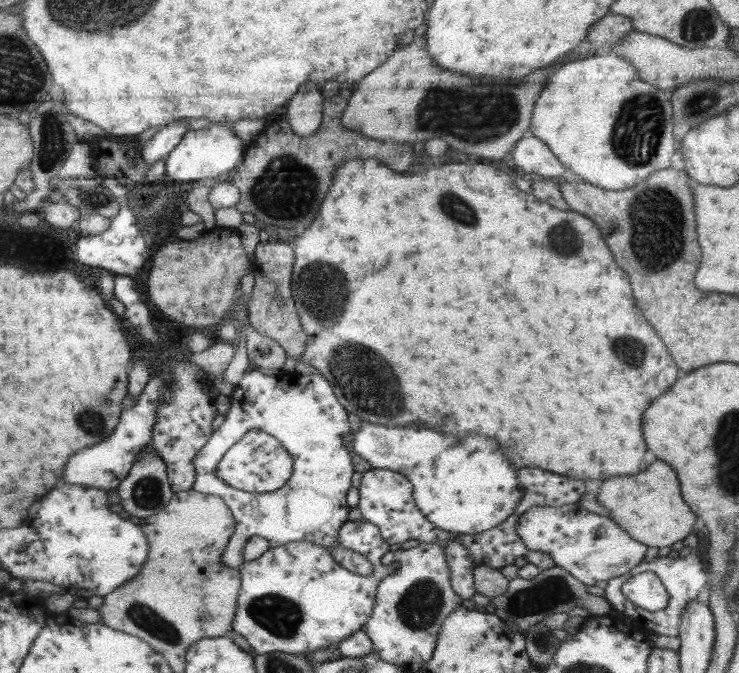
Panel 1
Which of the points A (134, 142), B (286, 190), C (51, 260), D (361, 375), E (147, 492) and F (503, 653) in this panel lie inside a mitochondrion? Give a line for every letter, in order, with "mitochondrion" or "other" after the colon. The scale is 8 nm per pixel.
A: other
B: mitochondrion
C: other
D: mitochondrion
E: mitochondrion
F: other

